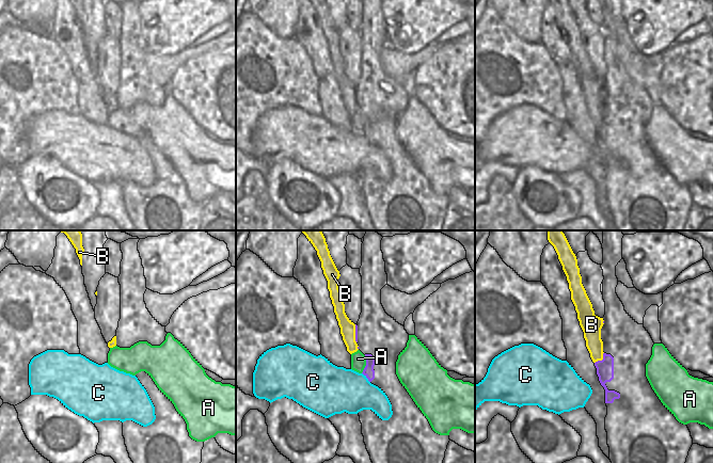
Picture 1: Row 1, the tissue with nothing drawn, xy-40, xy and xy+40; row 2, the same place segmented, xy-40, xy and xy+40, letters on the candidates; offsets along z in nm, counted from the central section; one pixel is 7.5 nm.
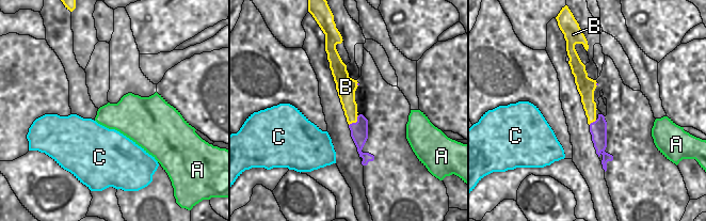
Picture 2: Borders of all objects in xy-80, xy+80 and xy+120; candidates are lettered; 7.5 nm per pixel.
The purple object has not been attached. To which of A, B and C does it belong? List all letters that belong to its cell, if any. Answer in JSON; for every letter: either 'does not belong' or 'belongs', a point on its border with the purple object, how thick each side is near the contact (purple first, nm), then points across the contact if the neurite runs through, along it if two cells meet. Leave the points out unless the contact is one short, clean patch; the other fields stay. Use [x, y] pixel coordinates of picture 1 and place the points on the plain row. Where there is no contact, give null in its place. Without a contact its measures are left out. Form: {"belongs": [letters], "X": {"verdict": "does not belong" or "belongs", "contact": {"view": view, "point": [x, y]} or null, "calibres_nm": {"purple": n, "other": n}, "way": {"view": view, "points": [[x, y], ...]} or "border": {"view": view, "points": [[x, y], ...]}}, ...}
{"belongs": ["B"], "A": {"verdict": "does not belong", "contact": {"view": "xy", "point": [366, 125]}, "calibres_nm": {"purple": 80, "other": 110}, "border": {"view": "xy", "points": [[365, 116], [365, 128], [361, 133]]}}, "B": {"verdict": "belongs", "contact": {"view": "xy+40", "point": [602, 121]}, "calibres_nm": {"purple": 130, "other": 140}, "way": {"view": "xy+40", "points": [[605, 128], [602, 121], [597, 115], [591, 90]]}}, "C": {"verdict": "does not belong", "contact": {"view": "xy", "point": [366, 138]}, "calibres_nm": {"purple": 80, "other": 360}, "border": {"view": "xy", "points": [[362, 133], [369, 143]]}}}

